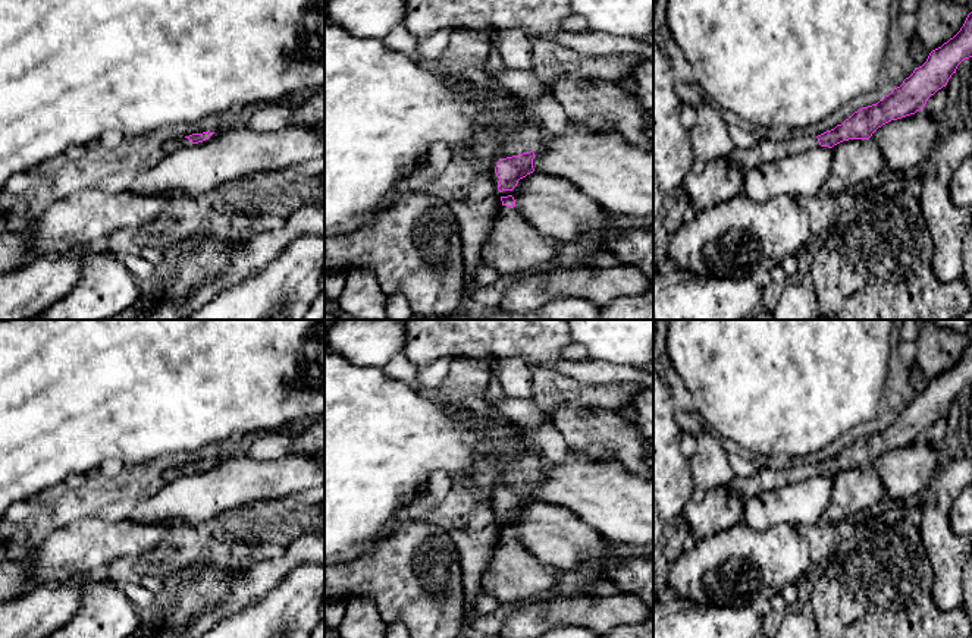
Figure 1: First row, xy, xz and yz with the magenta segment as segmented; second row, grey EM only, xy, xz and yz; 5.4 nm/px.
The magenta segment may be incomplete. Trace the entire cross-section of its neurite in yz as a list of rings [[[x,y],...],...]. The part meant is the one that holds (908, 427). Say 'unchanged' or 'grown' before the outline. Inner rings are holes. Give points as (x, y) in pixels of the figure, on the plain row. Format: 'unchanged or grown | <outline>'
grown | [[[972,340],[960,359],[932,378],[926,390],[877,433],[862,436],[841,453],[818,465],[787,462],[758,466],[750,477],[736,477],[725,484],[728,491],[744,500],[761,493],[808,480],[818,474],[833,477],[849,468],[869,468],[882,453],[922,439],[931,424],[947,414],[957,395],[972,386]]]

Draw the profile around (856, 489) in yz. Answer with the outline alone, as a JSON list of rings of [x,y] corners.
[[[871,466],[843,469],[833,480],[831,502],[821,518],[833,525],[875,506],[885,496],[884,484]]]

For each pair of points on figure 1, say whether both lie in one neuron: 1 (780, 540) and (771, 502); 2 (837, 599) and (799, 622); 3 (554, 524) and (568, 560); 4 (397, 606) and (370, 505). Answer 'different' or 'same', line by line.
1: different
2: different
3: same
4: different

